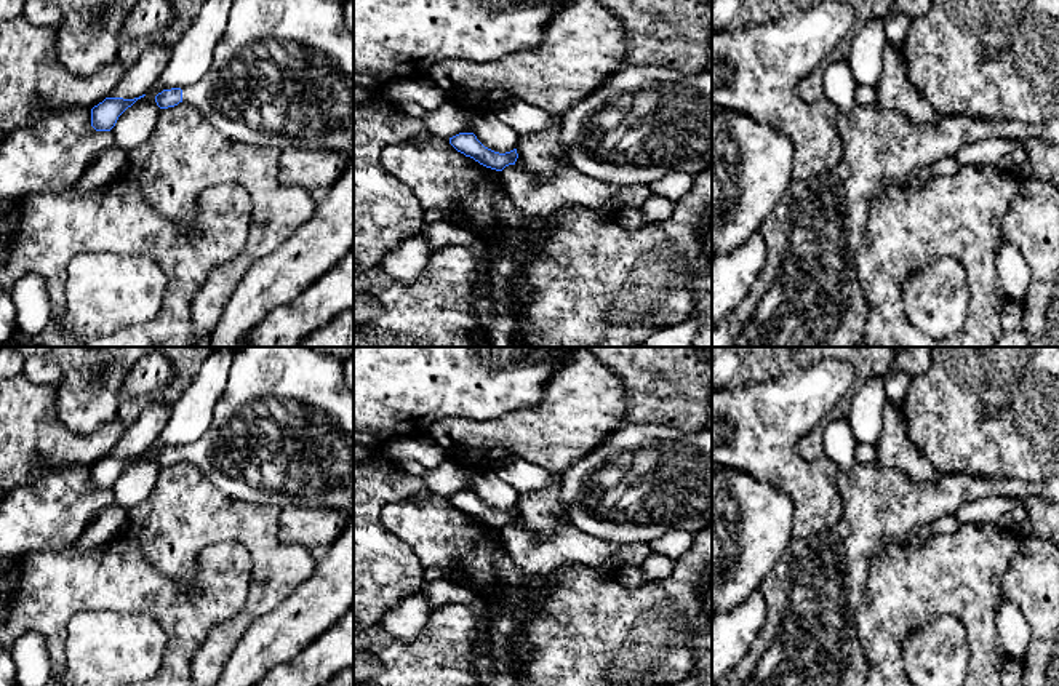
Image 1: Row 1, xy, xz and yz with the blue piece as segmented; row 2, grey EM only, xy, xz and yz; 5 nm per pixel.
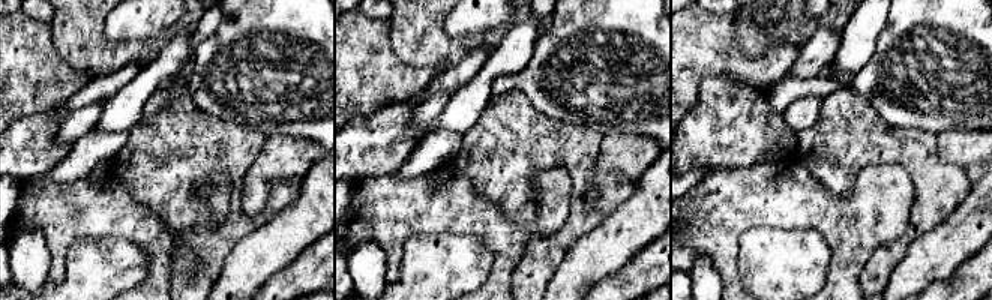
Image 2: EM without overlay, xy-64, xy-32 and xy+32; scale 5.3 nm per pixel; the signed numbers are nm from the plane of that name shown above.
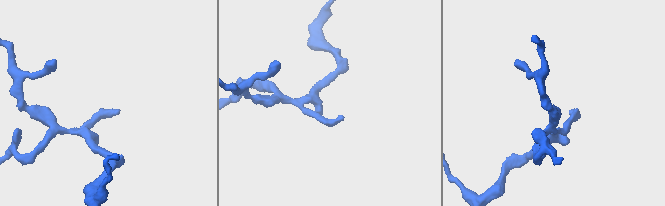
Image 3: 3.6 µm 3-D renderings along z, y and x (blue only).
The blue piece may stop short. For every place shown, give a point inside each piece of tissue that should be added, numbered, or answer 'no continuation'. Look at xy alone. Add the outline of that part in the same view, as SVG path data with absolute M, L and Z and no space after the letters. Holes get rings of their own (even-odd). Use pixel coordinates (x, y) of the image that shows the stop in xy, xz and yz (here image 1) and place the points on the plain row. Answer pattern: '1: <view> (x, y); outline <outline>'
1: xy (282, 434); outline M237 347L226 390L213 411L213 421L206 432L195 441L182 446L182 459L198 467L206 478L226 496L253 504L283 507L322 507L342 510L354 515L354 392L344 381L344 363L314 347Z

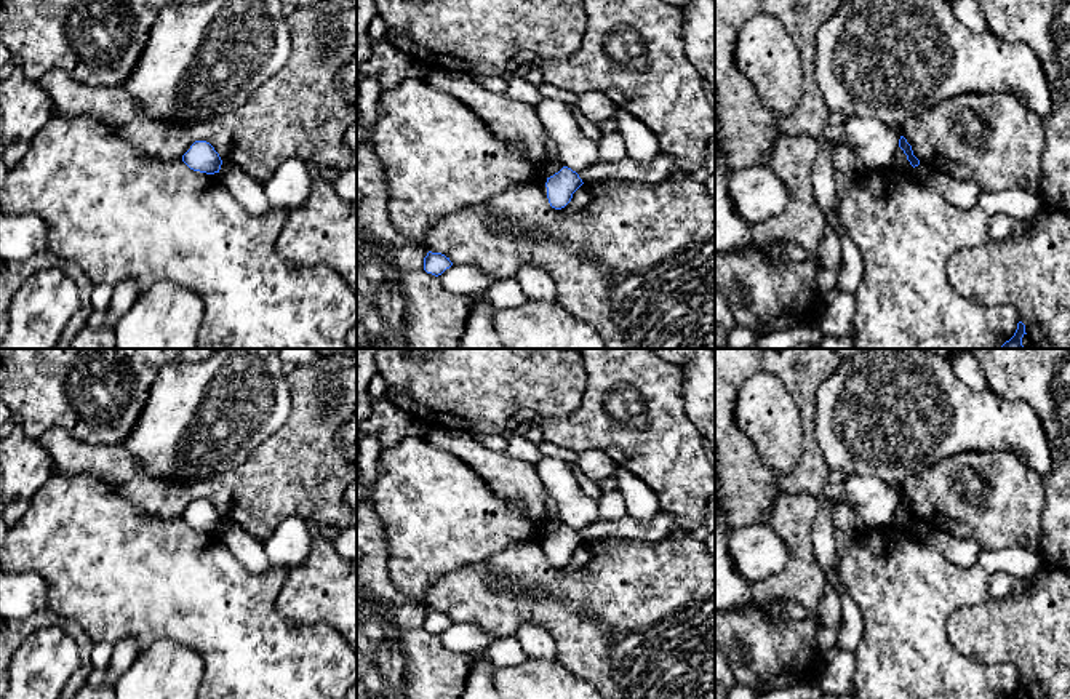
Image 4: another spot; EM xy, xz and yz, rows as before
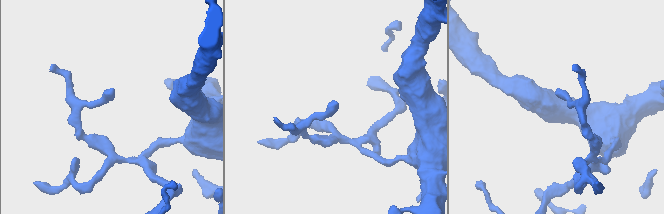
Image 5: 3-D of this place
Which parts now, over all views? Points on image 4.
no continuation

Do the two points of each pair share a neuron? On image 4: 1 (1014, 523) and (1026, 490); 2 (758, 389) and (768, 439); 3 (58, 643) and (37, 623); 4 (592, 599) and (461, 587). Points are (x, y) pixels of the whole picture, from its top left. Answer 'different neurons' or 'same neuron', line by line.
1: same neuron
2: same neuron
3: different neurons
4: same neuron

